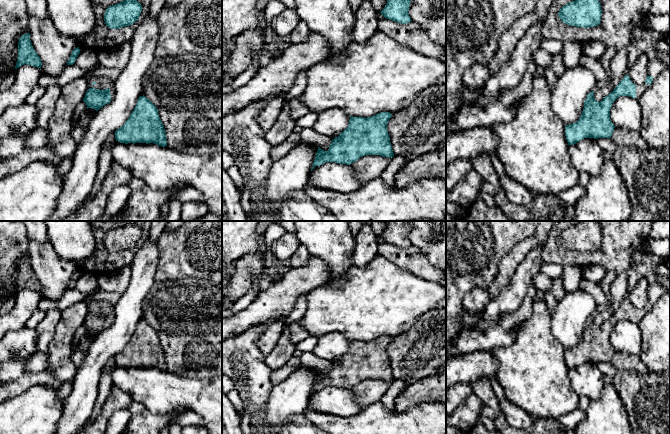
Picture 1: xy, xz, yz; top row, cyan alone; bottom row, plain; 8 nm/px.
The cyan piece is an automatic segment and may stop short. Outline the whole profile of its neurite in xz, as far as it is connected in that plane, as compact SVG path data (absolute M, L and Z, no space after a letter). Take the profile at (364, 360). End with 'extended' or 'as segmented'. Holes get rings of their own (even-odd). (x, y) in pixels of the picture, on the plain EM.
M381 336L367 342L350 340L348 351L332 363L327 375L318 371L311 395L326 386L350 389L366 379L393 382L387 355L391 340L390 336Z; as segmented

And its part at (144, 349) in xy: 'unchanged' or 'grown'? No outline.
unchanged

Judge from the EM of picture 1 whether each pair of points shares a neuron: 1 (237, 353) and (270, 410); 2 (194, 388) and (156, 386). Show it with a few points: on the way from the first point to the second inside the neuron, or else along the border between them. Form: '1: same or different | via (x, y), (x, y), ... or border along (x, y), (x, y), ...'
1: different | border along (273, 386), (261, 410), (260, 421), (255, 423)
2: same | via (185, 388), (165, 388)

